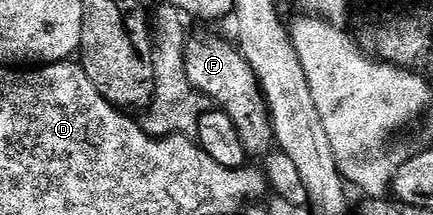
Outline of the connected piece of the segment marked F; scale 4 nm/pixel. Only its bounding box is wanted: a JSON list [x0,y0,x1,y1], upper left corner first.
[183,33,275,158]

